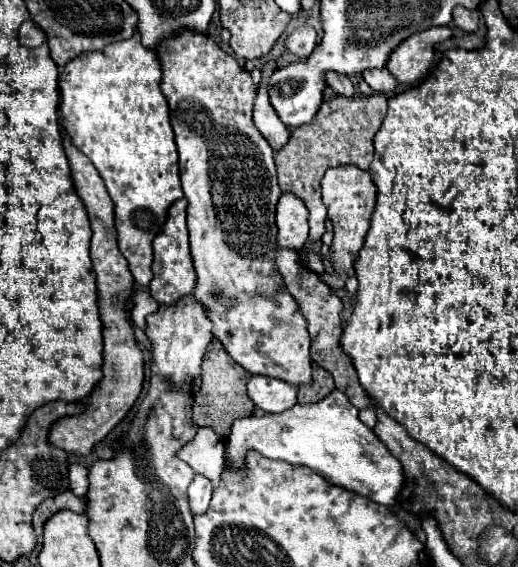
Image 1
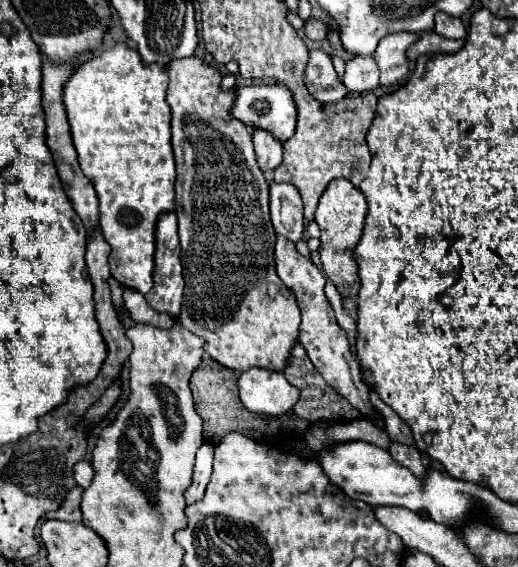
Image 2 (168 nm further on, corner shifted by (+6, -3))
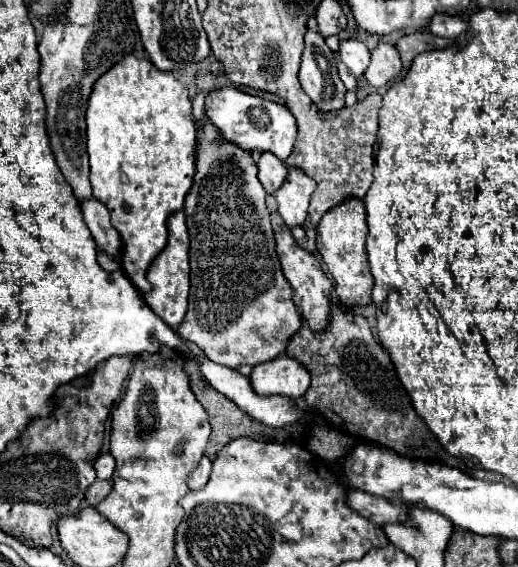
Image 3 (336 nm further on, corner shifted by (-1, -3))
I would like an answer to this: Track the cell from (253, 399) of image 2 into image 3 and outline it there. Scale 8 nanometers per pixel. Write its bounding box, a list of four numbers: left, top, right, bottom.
[251,355,311,399]

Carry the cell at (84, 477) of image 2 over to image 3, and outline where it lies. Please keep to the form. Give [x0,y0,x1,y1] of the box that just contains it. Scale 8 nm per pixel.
[95,453,115,479]

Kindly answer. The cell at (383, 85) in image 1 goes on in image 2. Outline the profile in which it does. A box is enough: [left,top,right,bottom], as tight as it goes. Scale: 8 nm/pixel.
[342,57,380,93]

